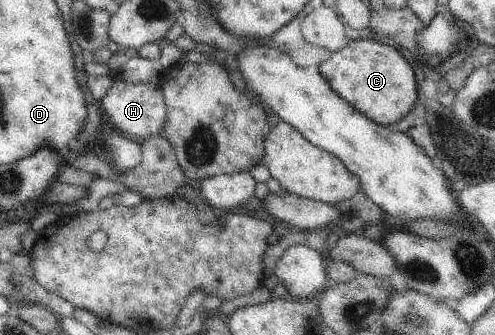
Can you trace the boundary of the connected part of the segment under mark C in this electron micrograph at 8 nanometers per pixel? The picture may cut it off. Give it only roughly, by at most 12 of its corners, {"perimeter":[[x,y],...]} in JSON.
{"perimeter":[[355,40],[319,66],[331,89],[389,127],[417,101],[409,62]]}

